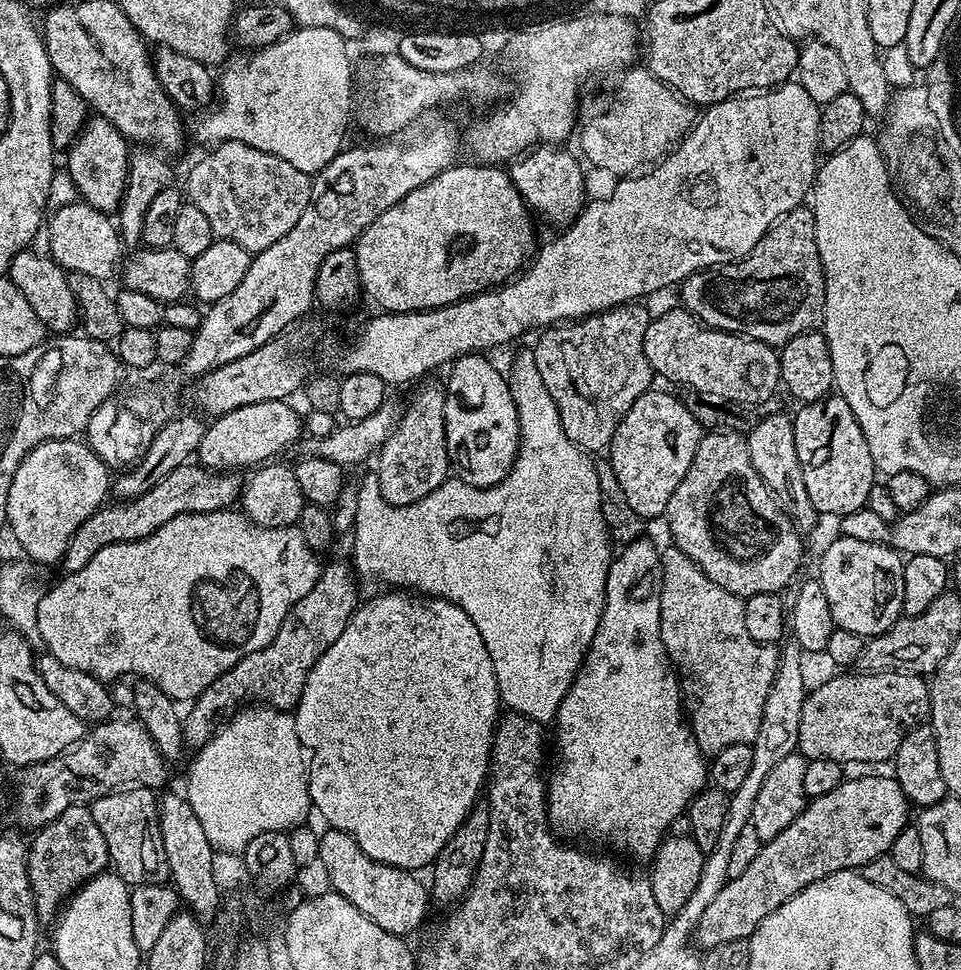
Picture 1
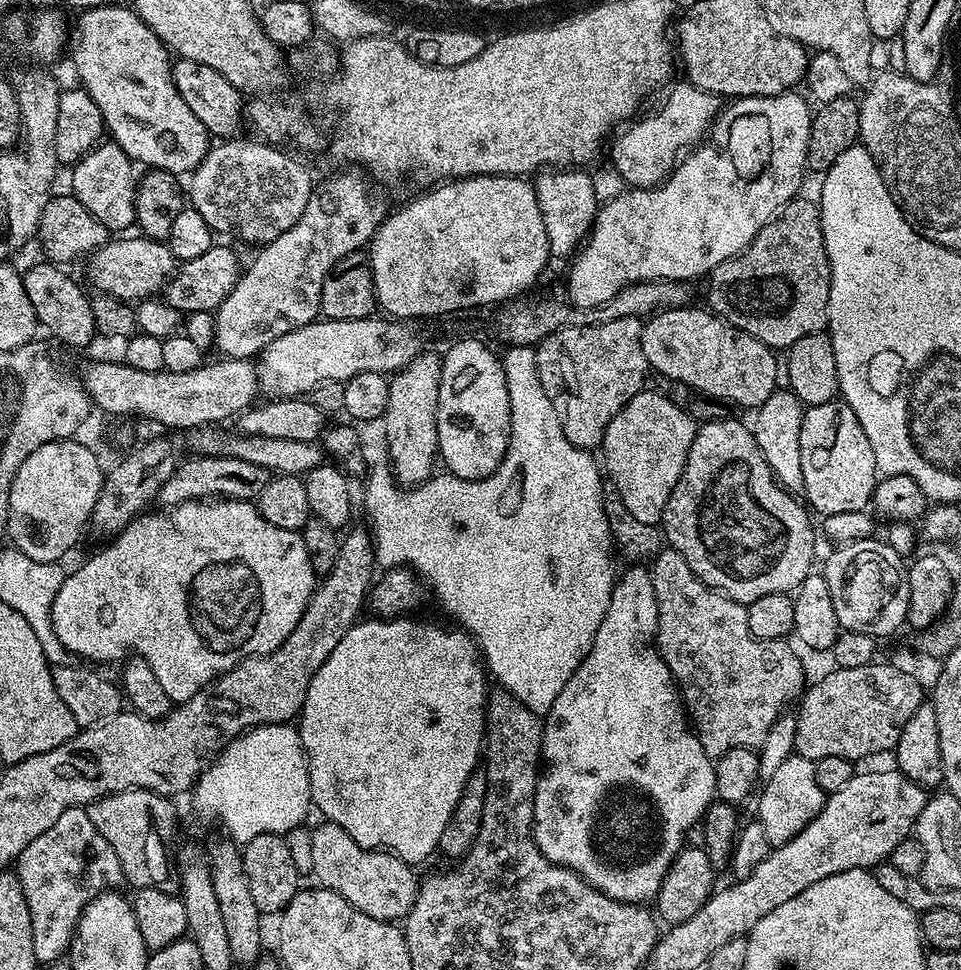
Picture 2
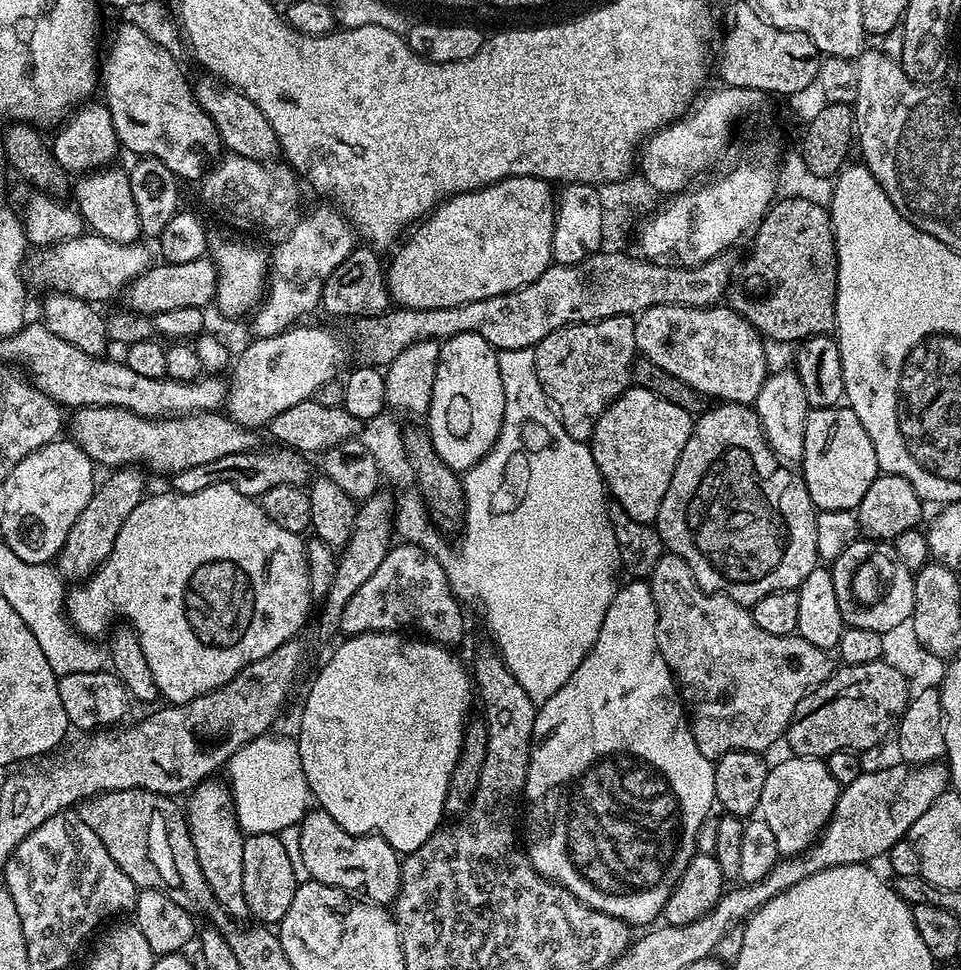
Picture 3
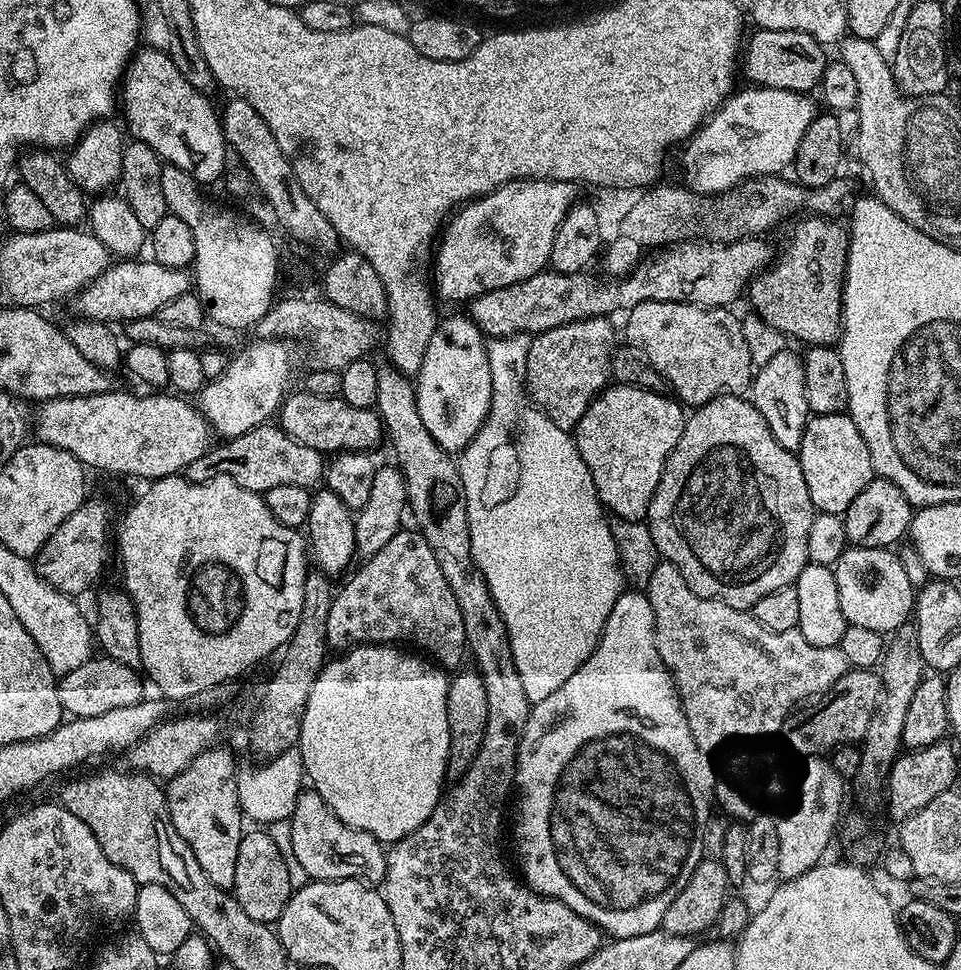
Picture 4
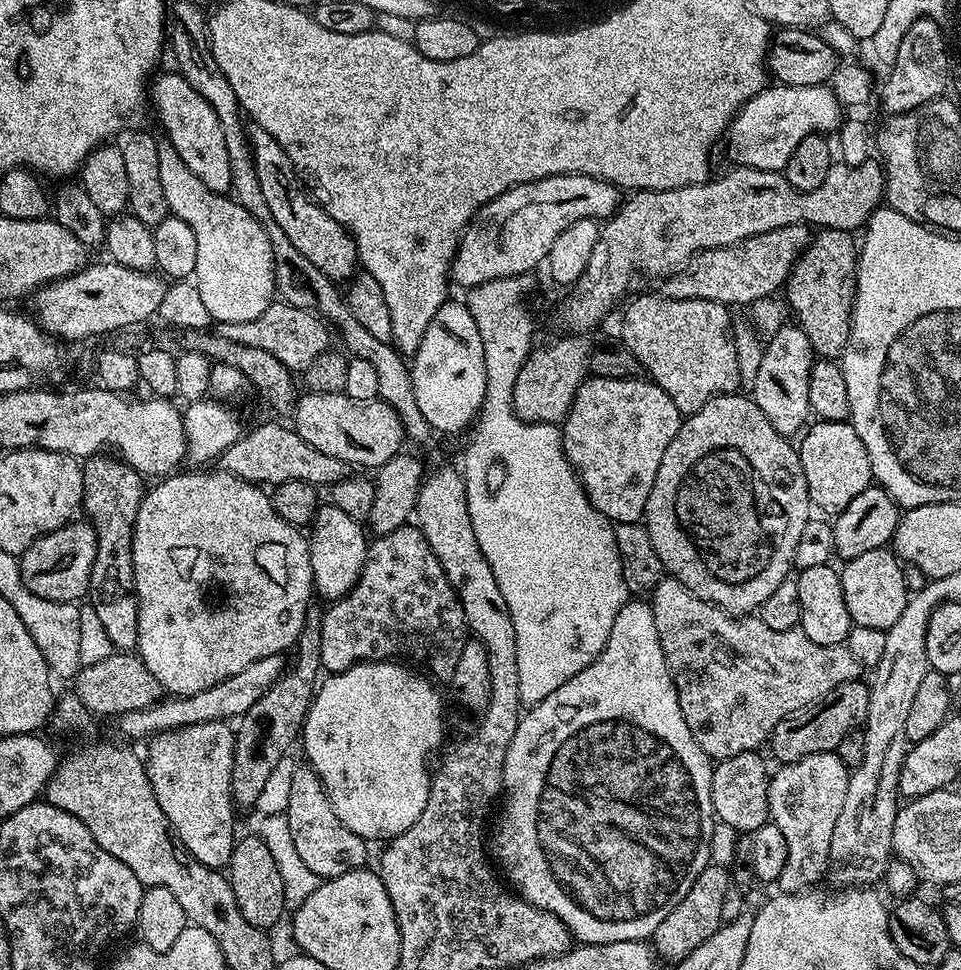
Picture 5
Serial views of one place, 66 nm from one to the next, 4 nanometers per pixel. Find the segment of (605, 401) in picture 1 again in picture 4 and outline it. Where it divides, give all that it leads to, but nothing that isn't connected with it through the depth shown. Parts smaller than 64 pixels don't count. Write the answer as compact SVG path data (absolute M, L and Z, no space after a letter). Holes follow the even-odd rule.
M608 318L575 320L569 324L558 326L554 330L535 333L531 337L532 345L526 354L524 383L533 405L546 413L550 422L554 422L554 426L558 426L564 432L571 433L575 429L576 423L582 418L582 414L586 414L592 399L609 387L612 354L618 347L612 322Z

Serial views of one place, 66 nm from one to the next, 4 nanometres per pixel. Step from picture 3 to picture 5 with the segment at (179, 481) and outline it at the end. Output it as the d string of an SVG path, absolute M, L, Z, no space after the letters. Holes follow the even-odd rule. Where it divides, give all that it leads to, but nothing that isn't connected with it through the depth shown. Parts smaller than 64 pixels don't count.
M260 424L257 428L250 429L249 432L247 429L218 457L218 464L223 471L261 486L275 486L291 480L310 482L317 486L323 486L323 484L331 486L343 480L350 472L349 465L343 460L334 458L330 454L322 454L322 450L314 450L314 446L307 444L295 430L291 427L283 428L280 424Z

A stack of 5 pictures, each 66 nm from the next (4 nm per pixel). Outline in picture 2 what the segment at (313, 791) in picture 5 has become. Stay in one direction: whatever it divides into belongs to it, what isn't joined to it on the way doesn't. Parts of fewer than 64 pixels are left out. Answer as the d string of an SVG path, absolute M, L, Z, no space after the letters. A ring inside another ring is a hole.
M320 822L317 828L311 829L312 837L310 838L310 862L312 863L311 875L317 876L319 887L328 888L332 892L337 892L346 902L350 902L362 914L370 914L370 918L378 918L389 922L403 921L407 916L412 897L416 894L418 887L418 876L415 876L413 869L398 857L393 856L387 850L377 850L374 848L363 848L342 830L342 826Z

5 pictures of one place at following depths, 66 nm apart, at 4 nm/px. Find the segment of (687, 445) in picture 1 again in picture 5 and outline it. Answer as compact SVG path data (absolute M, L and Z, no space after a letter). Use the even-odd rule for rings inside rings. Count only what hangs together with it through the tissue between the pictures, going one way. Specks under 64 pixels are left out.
M589 375L585 379L583 386L576 391L574 402L568 411L568 417L562 421L562 435L564 437L564 453L566 458L572 463L576 470L576 476L580 479L584 493L588 495L588 501L601 512L608 520L616 524L635 524L643 521L646 502L650 498L650 490L654 486L654 478L658 478L658 466L662 466L662 454L666 454L666 446L674 442L674 434L678 434L682 423L682 413L674 402L670 402L670 394L662 390L657 384L652 383L648 378L606 378L605 376Z

